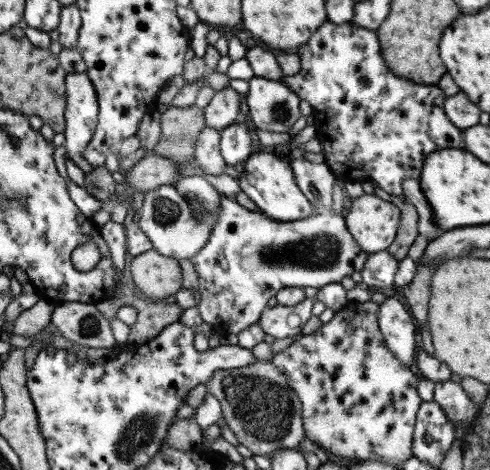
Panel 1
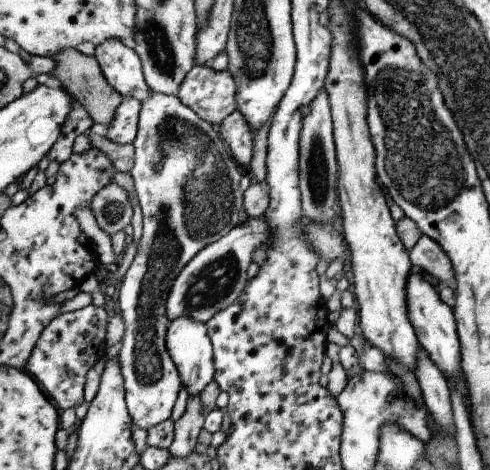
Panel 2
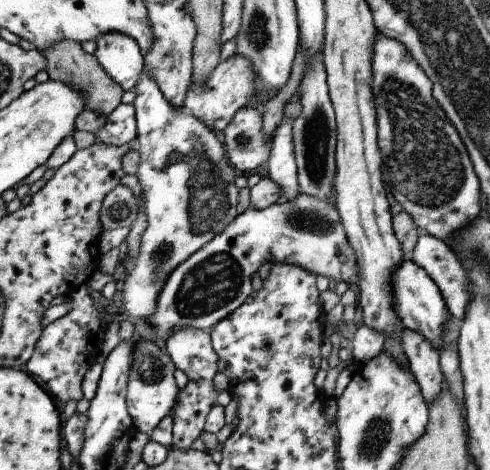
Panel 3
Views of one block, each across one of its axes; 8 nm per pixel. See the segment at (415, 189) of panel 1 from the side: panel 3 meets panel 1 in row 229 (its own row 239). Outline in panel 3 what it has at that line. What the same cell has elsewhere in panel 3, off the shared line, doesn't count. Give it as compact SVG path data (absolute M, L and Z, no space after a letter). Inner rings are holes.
M419 234L409 260L421 266L425 274L435 282L445 300L447 312L453 316L455 322L459 322L465 314L465 304L469 298L467 276L461 268L463 264L459 264L449 246L439 238Z

